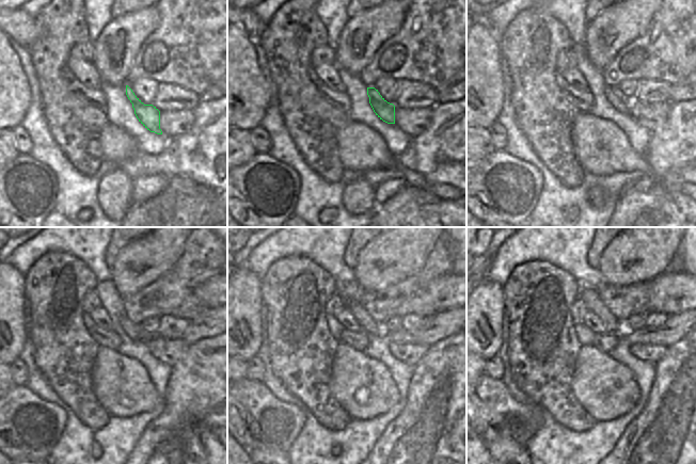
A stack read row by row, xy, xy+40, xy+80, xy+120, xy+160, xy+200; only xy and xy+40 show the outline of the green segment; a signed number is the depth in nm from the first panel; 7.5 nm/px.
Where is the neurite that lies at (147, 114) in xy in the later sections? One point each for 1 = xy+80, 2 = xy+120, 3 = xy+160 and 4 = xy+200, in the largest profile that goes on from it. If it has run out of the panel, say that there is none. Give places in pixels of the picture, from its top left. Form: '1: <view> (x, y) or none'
1: xy+80 (614, 96)
2: xy+120 (132, 330)
3: xy+160 (367, 323)
4: xy+200 (589, 296)

